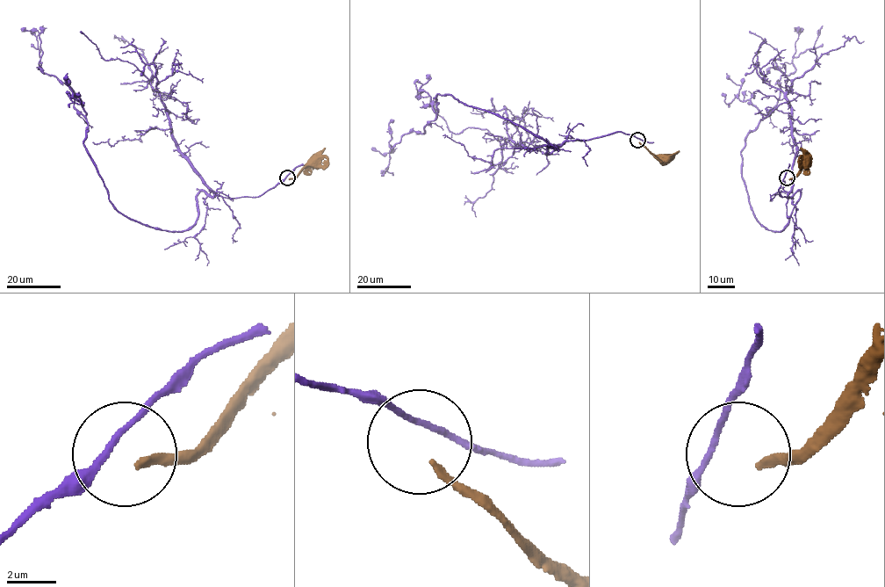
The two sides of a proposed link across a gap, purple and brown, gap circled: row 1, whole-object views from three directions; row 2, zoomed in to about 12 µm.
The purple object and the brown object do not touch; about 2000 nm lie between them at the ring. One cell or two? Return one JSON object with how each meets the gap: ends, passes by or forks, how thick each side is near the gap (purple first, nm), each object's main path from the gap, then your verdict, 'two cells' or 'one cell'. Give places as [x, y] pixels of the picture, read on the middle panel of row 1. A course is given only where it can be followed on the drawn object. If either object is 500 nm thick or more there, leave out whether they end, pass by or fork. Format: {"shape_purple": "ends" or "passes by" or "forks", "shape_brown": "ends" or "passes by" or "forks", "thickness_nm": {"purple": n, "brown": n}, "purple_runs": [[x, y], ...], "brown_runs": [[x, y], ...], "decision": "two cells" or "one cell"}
{"shape_purple": "passes by", "shape_brown": "ends", "thickness_nm": {"purple": 240, "brown": 280}, "purple_runs": [[636, 138], [614, 132], [548, 153], [536, 135], [438, 94], [424, 133], [390, 145], [393, 176]], "brown_runs": [[639, 141], [658, 159], [667, 159]], "decision": "two cells"}

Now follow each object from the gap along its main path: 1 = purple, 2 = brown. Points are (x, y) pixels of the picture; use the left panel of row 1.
1: (286, 177), (256, 197), (200, 192), (182, 231), (121, 214), (74, 91), (41, 70), (43, 25)
2: (289, 178), (293, 178), (305, 167), (315, 166), (317, 163)

